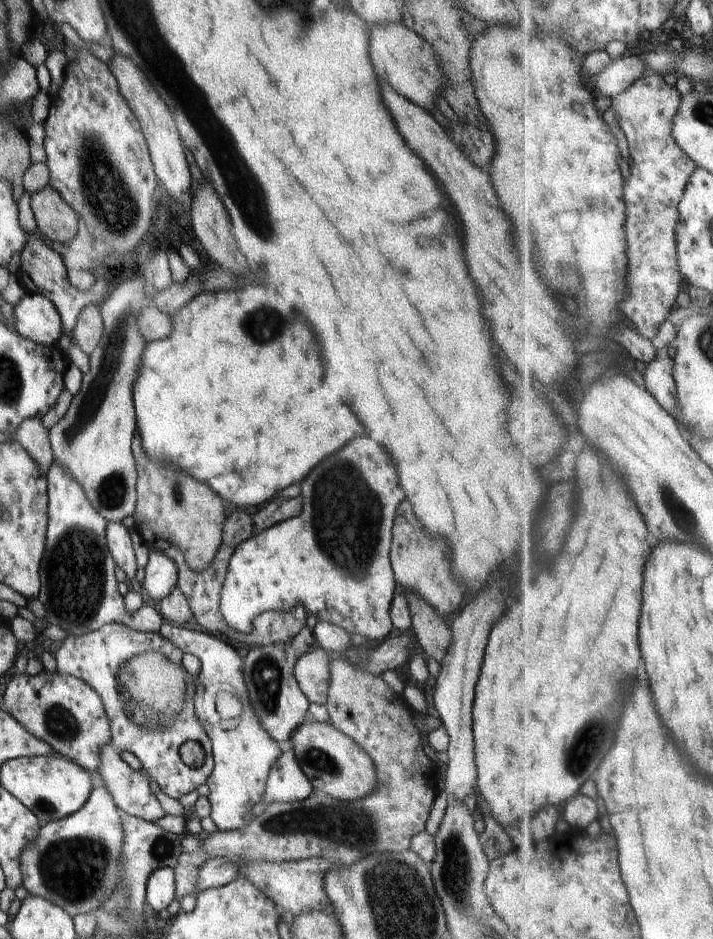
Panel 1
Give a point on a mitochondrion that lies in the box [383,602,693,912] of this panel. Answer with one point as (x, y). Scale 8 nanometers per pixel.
(590, 739)

